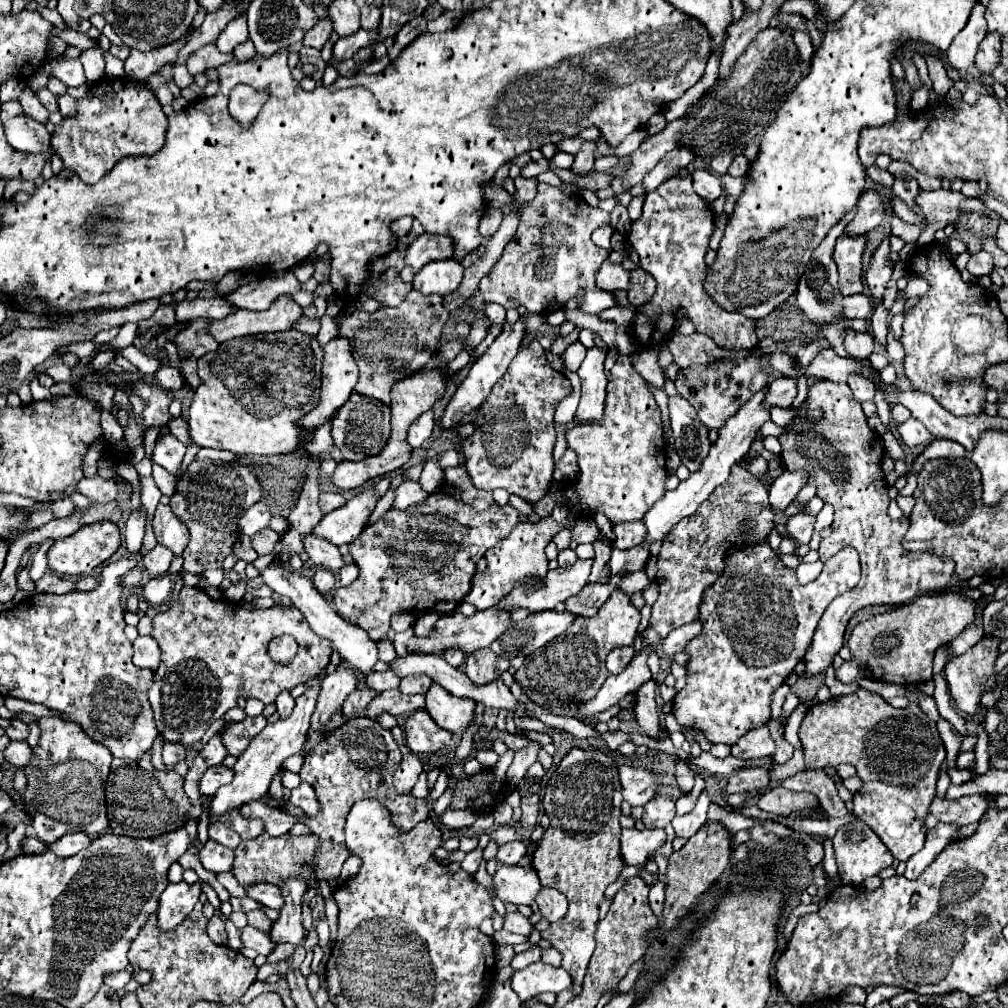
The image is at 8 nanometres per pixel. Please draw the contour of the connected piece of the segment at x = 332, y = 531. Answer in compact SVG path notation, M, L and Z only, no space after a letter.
M368 487L340 509L334 509L332 513L324 515L324 519L314 527L312 533L334 545L352 543L364 529L370 513L376 507L376 501L378 501L376 491Z

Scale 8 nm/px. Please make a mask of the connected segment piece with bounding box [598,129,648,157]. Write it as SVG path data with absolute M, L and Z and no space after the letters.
M637 129L628 135L617 148L608 147L606 140L603 137L600 137L598 141L598 148L603 156L614 155L622 157L630 155L633 151L638 149L647 136L648 133L646 130Z

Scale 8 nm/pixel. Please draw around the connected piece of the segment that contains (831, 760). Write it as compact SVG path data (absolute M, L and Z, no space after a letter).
M858 689L852 695L836 697L810 707L806 717L802 719L798 737L804 747L806 769L838 767L842 763L856 767L858 777L862 779L862 789L856 791L852 799L854 815L868 823L868 827L882 839L882 843L898 861L908 861L916 851L922 849L928 831L924 819L928 815L932 799L936 797L936 779L940 765L946 759L946 749L938 735L936 723L930 721L916 703L910 703L906 709L896 709L890 707L880 695Z

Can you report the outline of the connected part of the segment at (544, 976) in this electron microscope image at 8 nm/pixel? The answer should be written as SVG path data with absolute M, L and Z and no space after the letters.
M542 961L532 963L524 967L522 971L516 971L512 977L512 989L518 993L522 1001L536 997L540 993L560 993L568 989L572 983L568 971L564 967L552 967Z

